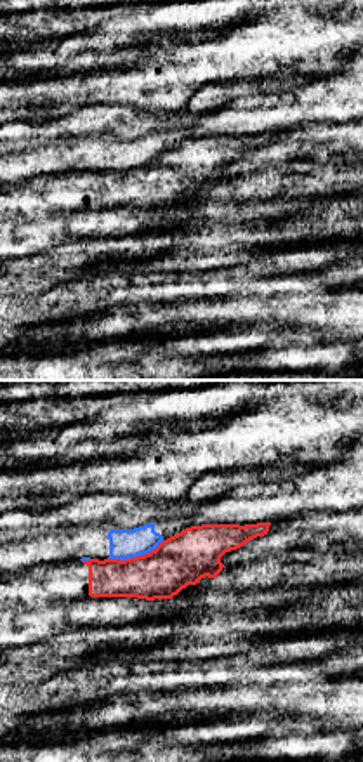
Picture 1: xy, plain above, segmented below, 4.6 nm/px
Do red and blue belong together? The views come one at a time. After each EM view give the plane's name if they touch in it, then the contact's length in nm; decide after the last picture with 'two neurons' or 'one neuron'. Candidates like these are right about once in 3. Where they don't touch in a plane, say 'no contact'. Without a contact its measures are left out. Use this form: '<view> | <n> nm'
xy | 280 nm

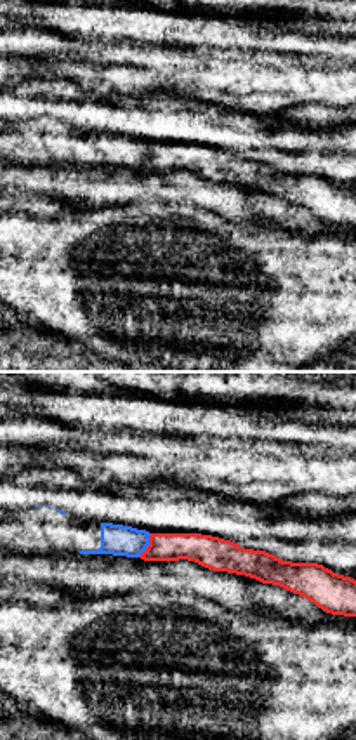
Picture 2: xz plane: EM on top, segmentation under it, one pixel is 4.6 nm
xz | 130 nm

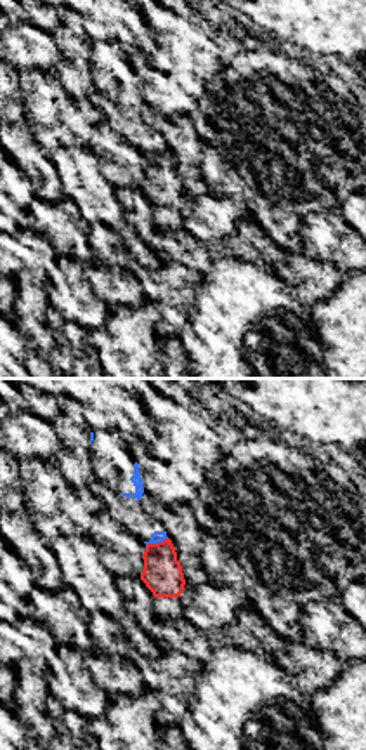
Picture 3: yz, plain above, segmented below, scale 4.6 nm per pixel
yz | 110 nm

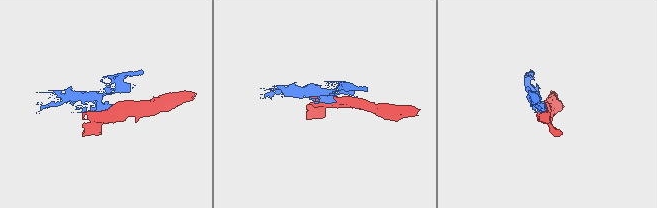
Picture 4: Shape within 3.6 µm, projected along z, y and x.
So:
two neurons

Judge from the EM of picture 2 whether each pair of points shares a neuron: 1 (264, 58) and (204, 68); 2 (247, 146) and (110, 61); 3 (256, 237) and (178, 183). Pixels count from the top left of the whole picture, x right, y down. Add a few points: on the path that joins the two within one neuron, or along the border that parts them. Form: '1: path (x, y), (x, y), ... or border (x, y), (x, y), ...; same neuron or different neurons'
1: border (200, 52), (210, 58), (240, 59), (280, 70); different neurons
2: border (120, 94), (172, 92), (200, 101); different neurons
3: border (243, 219), (228, 223); different neurons

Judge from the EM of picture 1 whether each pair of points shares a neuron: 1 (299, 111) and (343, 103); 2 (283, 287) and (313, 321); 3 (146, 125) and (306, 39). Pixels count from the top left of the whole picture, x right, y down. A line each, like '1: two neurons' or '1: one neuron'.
1: one neuron
2: two neurons
3: two neurons

